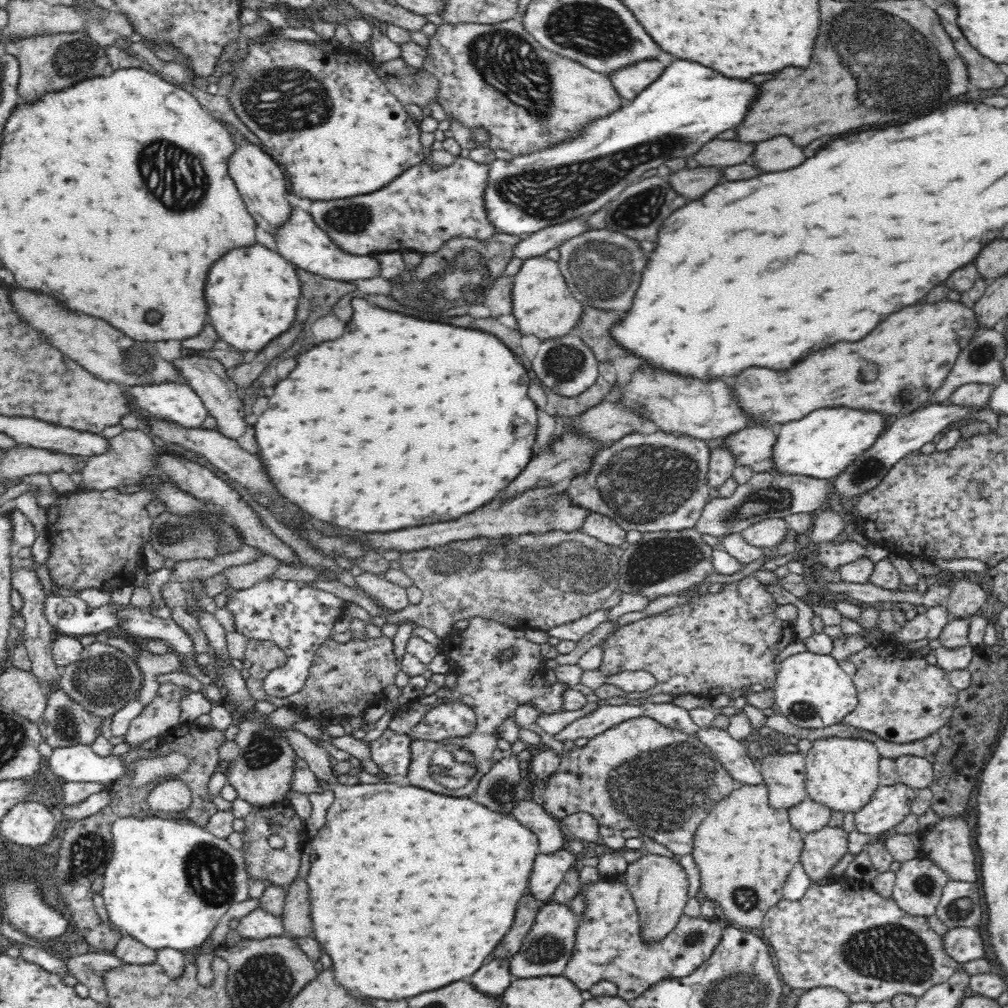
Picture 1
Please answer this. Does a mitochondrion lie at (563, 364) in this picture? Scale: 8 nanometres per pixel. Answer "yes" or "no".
yes

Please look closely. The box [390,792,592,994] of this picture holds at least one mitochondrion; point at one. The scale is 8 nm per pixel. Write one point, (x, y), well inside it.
(546, 949)

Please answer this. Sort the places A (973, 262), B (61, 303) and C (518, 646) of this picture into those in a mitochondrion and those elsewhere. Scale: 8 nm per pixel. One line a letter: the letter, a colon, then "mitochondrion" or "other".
A: other
B: other
C: other

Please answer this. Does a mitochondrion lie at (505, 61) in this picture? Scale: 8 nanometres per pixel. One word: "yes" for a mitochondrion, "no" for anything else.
yes

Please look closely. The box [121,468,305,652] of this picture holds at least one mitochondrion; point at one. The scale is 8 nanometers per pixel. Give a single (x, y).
(192, 529)

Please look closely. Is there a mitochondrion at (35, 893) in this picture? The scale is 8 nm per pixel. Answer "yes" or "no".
yes

